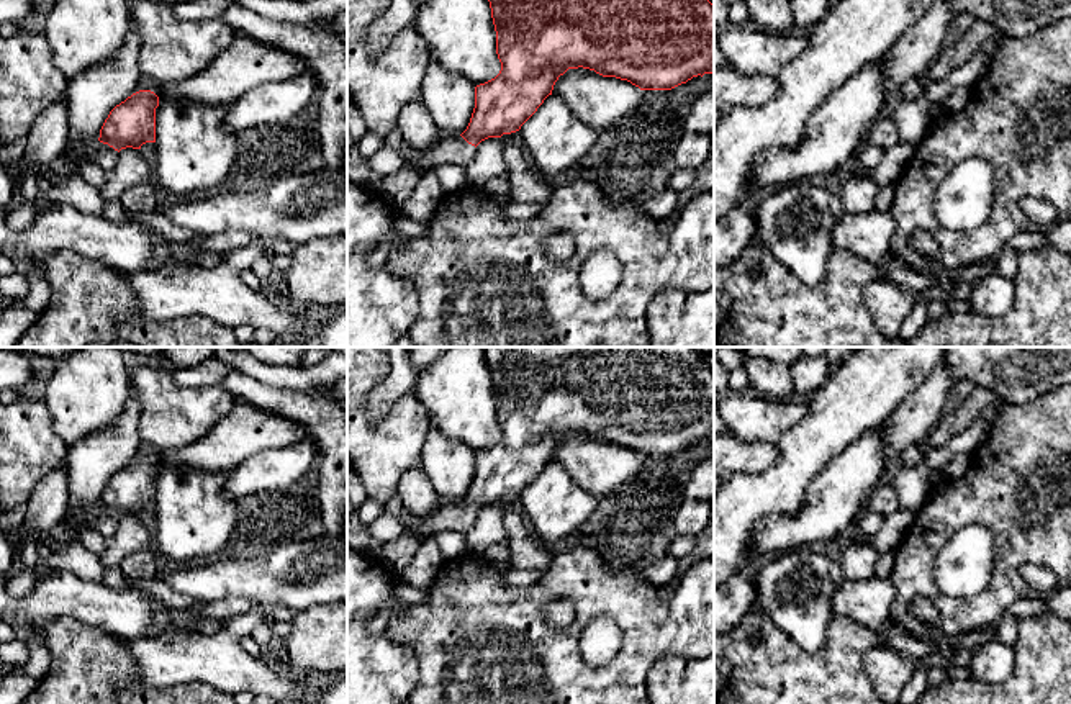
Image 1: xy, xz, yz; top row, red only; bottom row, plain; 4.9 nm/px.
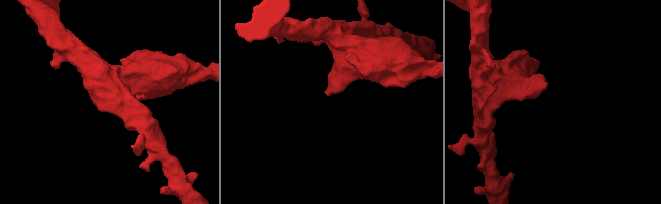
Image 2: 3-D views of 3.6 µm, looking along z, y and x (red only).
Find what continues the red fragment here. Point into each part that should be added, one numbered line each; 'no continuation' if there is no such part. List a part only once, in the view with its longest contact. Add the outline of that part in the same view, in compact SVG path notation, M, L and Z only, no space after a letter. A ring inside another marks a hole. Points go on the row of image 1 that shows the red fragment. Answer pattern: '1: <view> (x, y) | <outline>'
1: xz (454, 149) | M460 134L442 136L432 149L416 154L421 174L441 164L454 164L467 169L477 156L477 147L468 144Z

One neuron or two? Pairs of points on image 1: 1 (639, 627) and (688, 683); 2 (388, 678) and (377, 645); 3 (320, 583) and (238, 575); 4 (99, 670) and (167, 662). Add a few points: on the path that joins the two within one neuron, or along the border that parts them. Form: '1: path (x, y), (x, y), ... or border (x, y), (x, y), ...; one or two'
1: border (673, 652), (664, 654), (654, 663), (646, 686); two
2: path (380, 670), (377, 667), (377, 654); one
3: path (300, 577), (257, 577); one
4: border (126, 642), (140, 678), (158, 686); two

